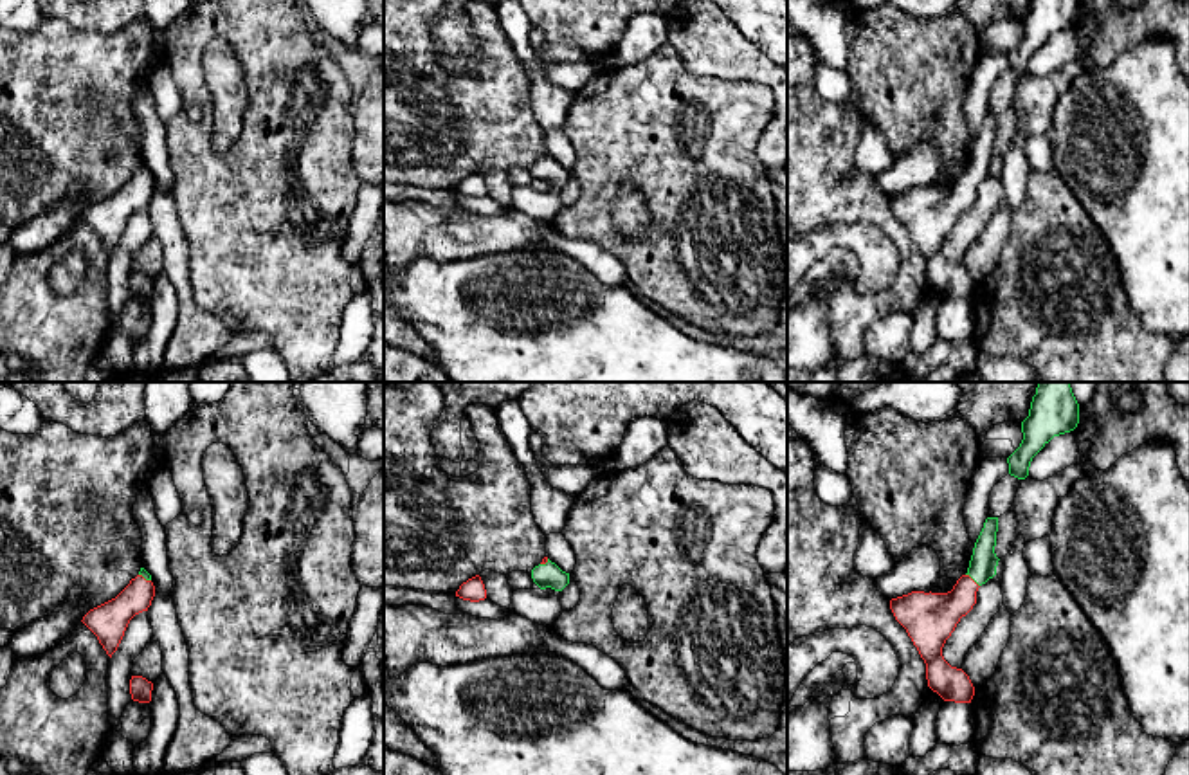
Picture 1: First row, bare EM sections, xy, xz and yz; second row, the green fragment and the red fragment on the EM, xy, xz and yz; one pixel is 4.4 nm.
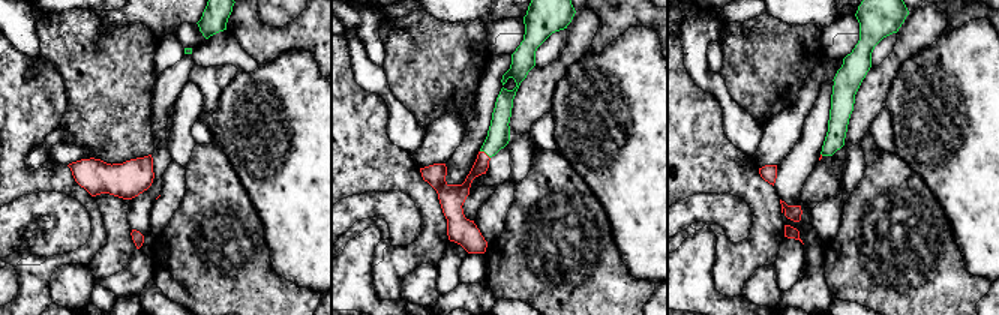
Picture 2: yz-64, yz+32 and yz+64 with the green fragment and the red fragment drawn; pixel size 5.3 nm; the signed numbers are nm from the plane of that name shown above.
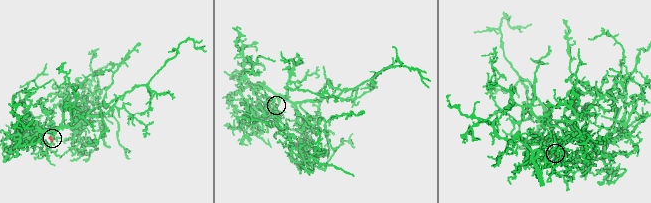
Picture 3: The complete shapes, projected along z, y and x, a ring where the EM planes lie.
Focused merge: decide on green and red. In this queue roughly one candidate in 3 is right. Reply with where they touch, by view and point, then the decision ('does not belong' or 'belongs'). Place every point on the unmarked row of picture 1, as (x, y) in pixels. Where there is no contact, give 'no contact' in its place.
yz (973, 175) | belongs

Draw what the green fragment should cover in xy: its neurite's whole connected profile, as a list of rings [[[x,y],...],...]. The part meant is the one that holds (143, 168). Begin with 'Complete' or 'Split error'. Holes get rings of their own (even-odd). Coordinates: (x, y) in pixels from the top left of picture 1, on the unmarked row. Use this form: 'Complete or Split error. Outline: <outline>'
Split error. Outline: [[[141,164],[139,171],[112,196],[90,205],[83,220],[97,232],[99,240],[112,254],[117,247],[130,216],[148,207],[155,193],[151,171]]]

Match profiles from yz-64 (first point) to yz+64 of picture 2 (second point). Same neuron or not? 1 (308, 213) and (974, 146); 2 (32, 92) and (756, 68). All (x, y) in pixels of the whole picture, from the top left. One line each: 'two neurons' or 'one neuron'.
1: one neuron
2: two neurons

